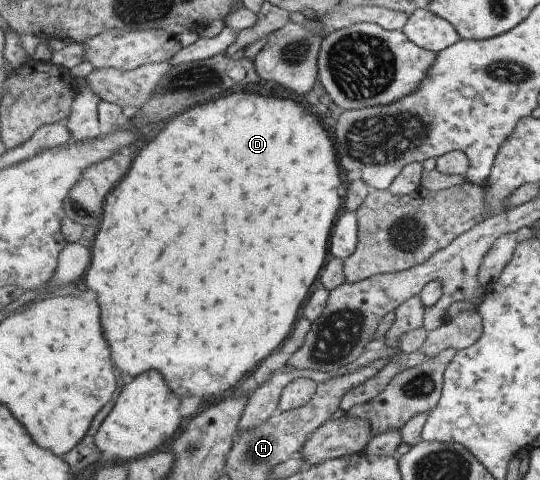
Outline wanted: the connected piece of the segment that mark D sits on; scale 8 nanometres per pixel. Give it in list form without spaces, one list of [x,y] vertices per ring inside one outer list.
[[[237,91],[217,101],[189,109],[187,113],[173,119],[147,147],[141,149],[141,153],[133,161],[133,171],[129,171],[121,187],[117,187],[117,191],[109,195],[109,203],[105,205],[105,219],[95,239],[93,261],[85,281],[89,289],[97,291],[101,299],[101,309],[103,309],[101,321],[105,327],[105,335],[113,347],[115,365],[129,375],[139,375],[149,369],[159,369],[163,371],[169,385],[165,383],[159,371],[141,375],[141,379],[133,377],[133,381],[131,377],[125,377],[126,384],[94,437],[94,445],[101,452],[102,458],[109,454],[113,456],[113,460],[123,459],[130,463],[145,457],[143,455],[153,453],[163,443],[173,439],[175,433],[181,429],[184,418],[181,413],[182,397],[196,396],[201,400],[223,397],[251,369],[261,365],[265,357],[269,357],[275,349],[283,346],[283,341],[286,341],[291,336],[291,331],[296,329],[295,323],[299,311],[307,301],[313,283],[319,281],[321,269],[327,264],[327,253],[330,253],[329,239],[343,205],[343,197],[339,193],[343,185],[342,170],[337,159],[337,149],[327,129],[299,101],[283,97],[261,97],[257,93],[247,93],[247,91]]]

